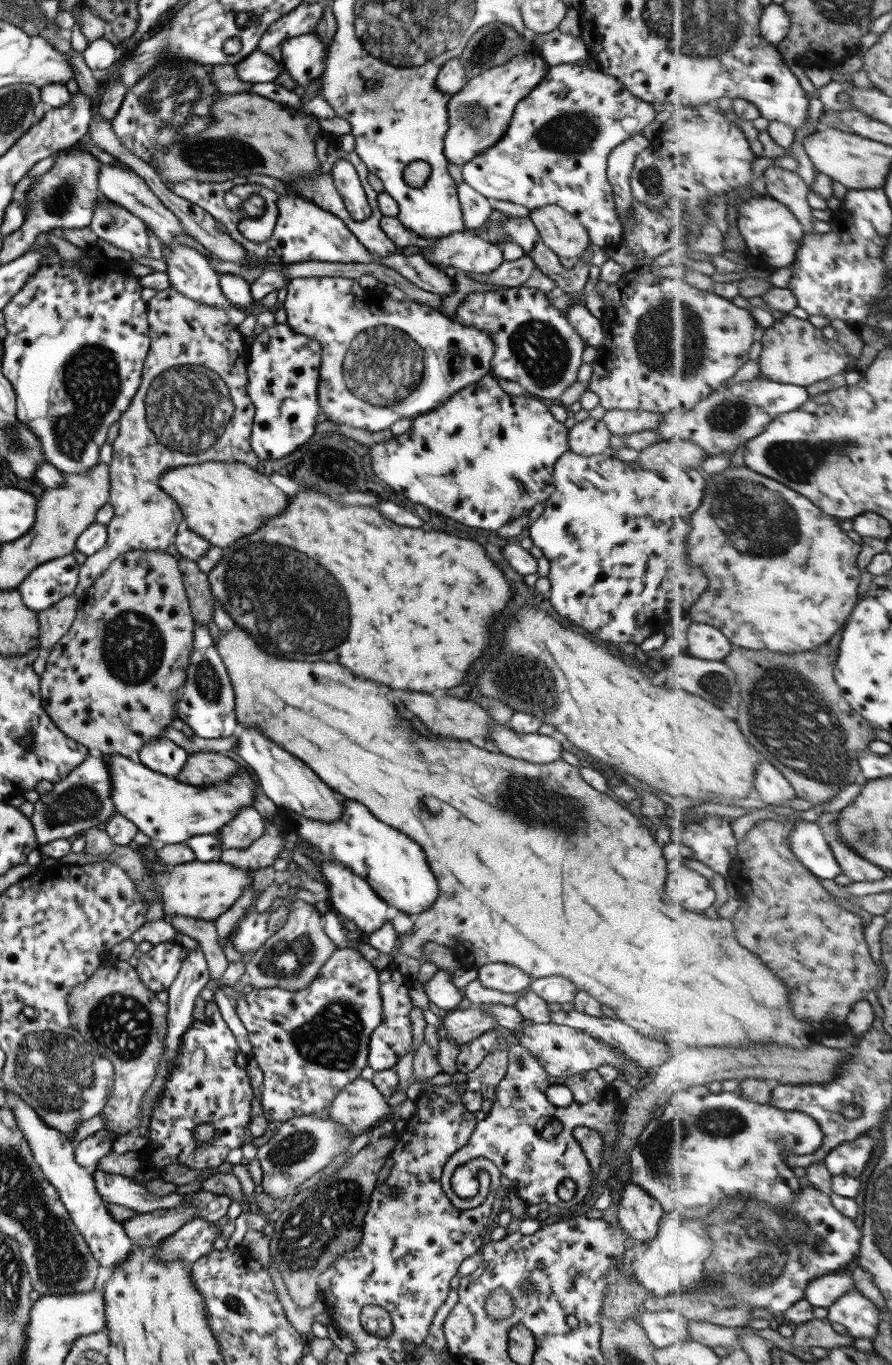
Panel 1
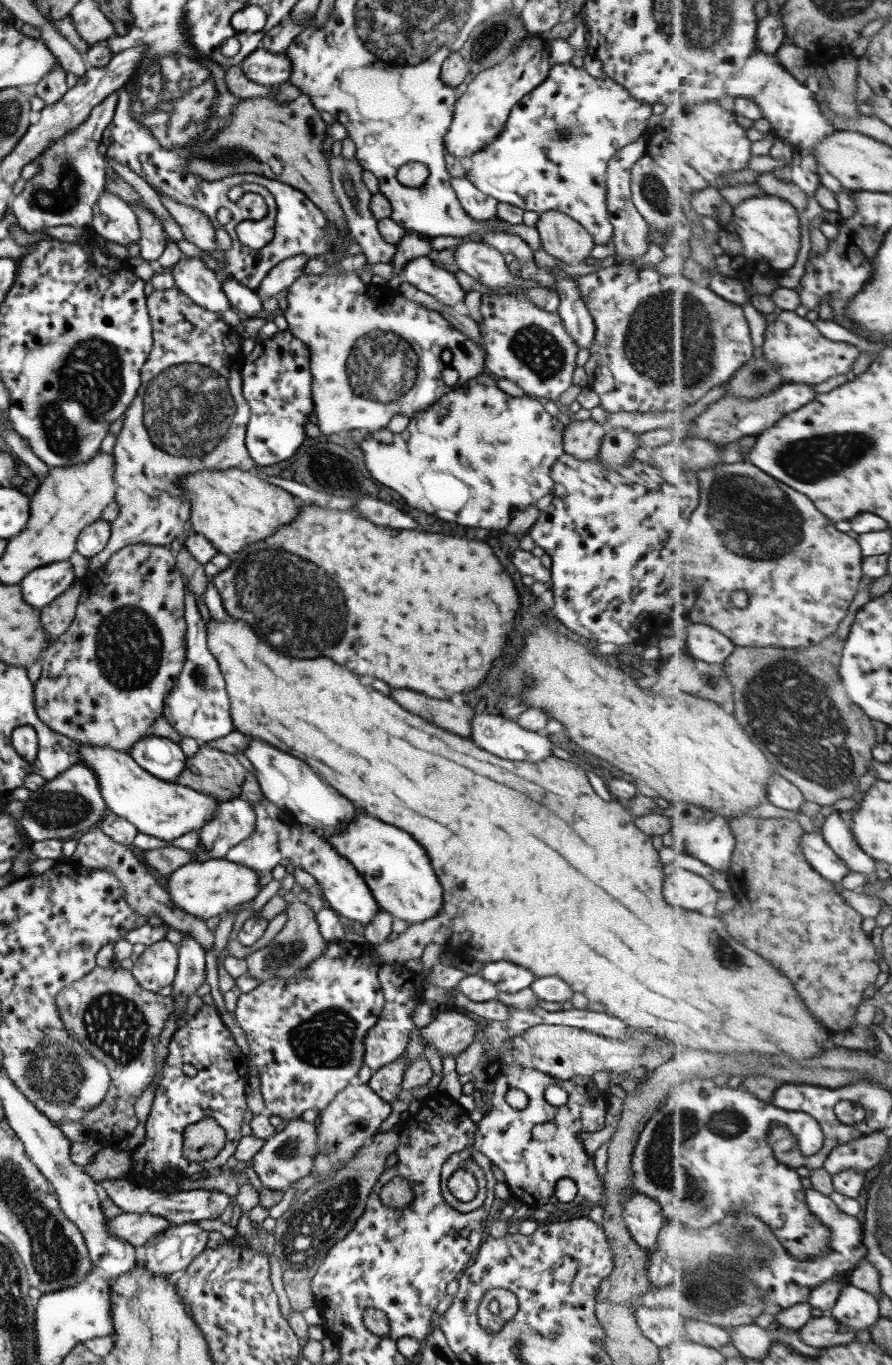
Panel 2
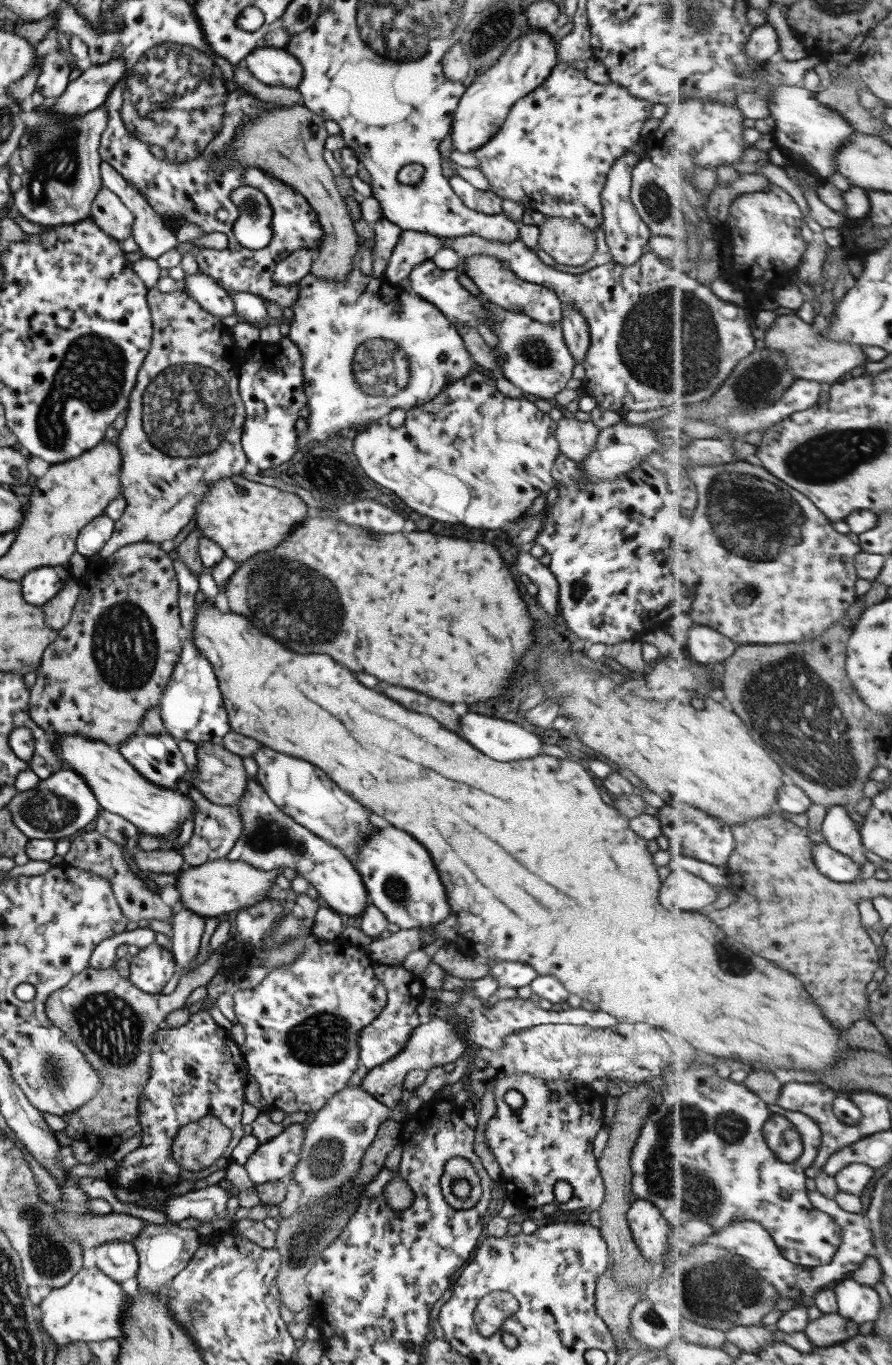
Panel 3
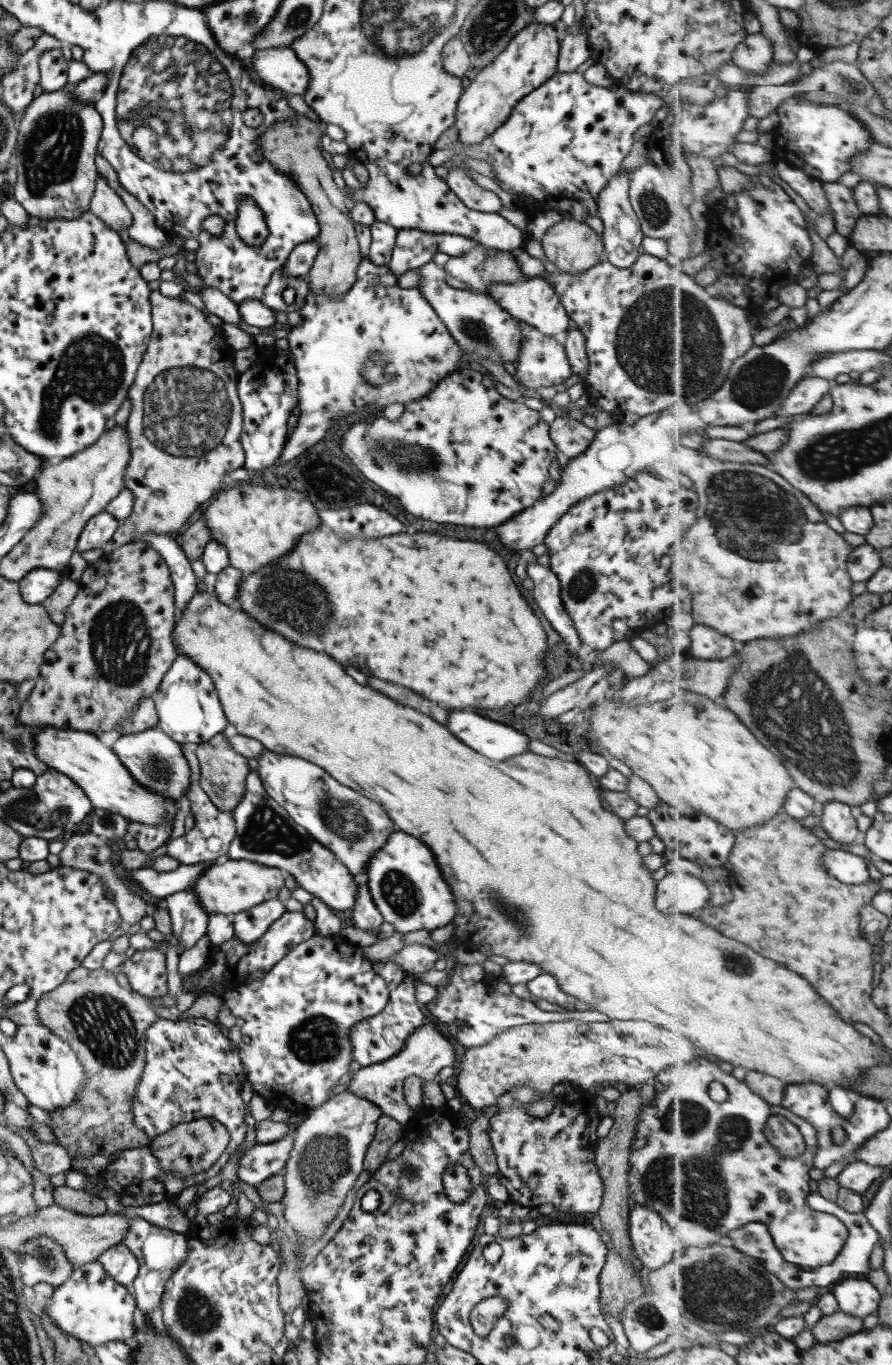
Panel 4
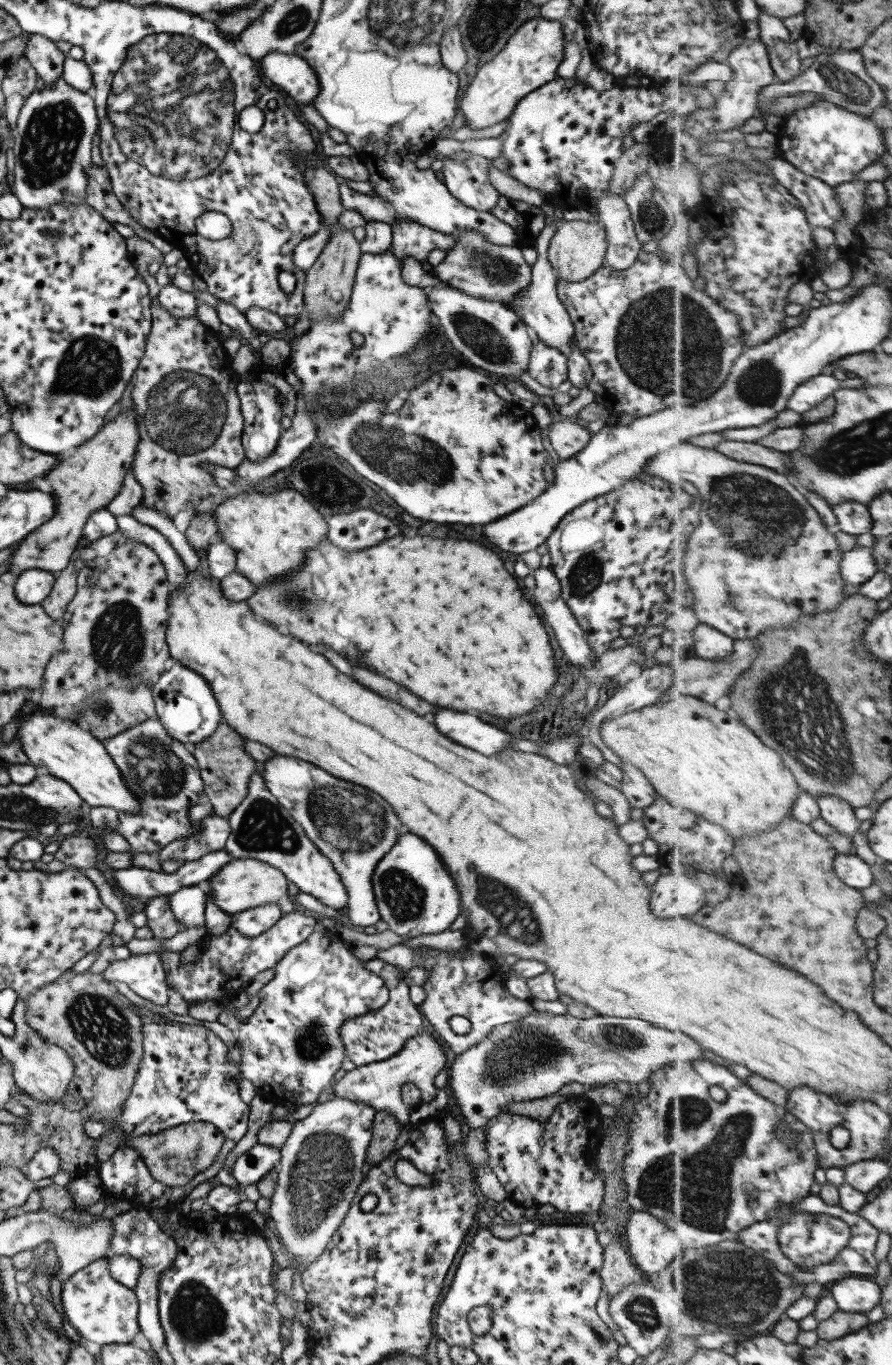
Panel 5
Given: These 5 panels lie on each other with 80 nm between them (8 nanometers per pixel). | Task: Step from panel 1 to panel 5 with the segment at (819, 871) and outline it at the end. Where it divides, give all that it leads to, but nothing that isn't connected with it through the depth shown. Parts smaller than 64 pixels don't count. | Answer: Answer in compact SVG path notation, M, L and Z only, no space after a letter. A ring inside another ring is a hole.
M838 854L834 860L834 867L840 878L853 888L869 888L873 879L875 880L872 866L858 854Z

